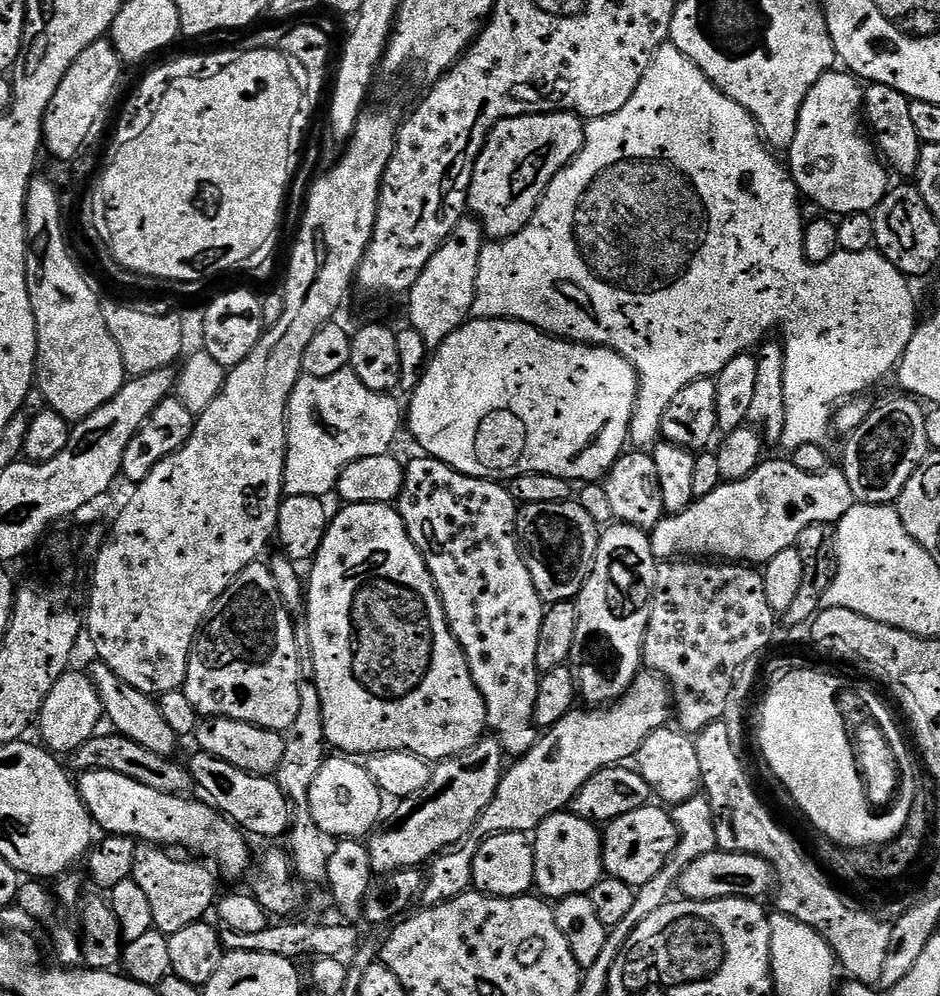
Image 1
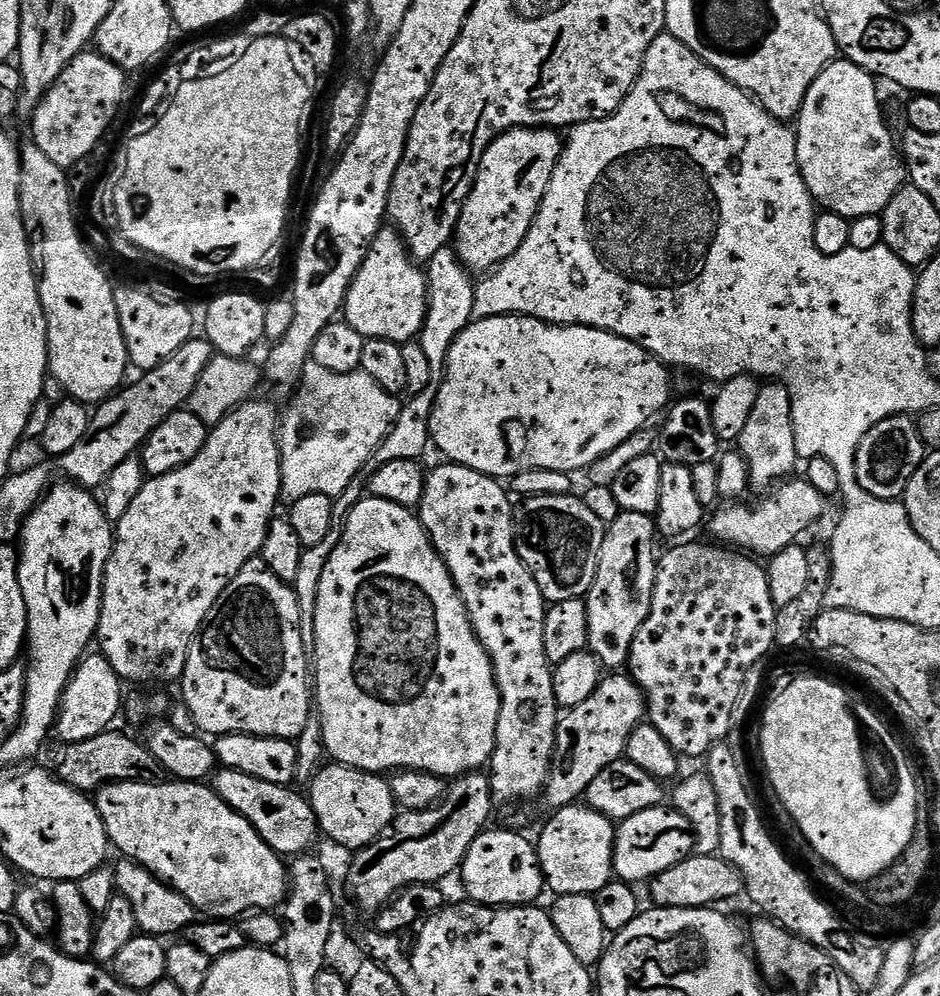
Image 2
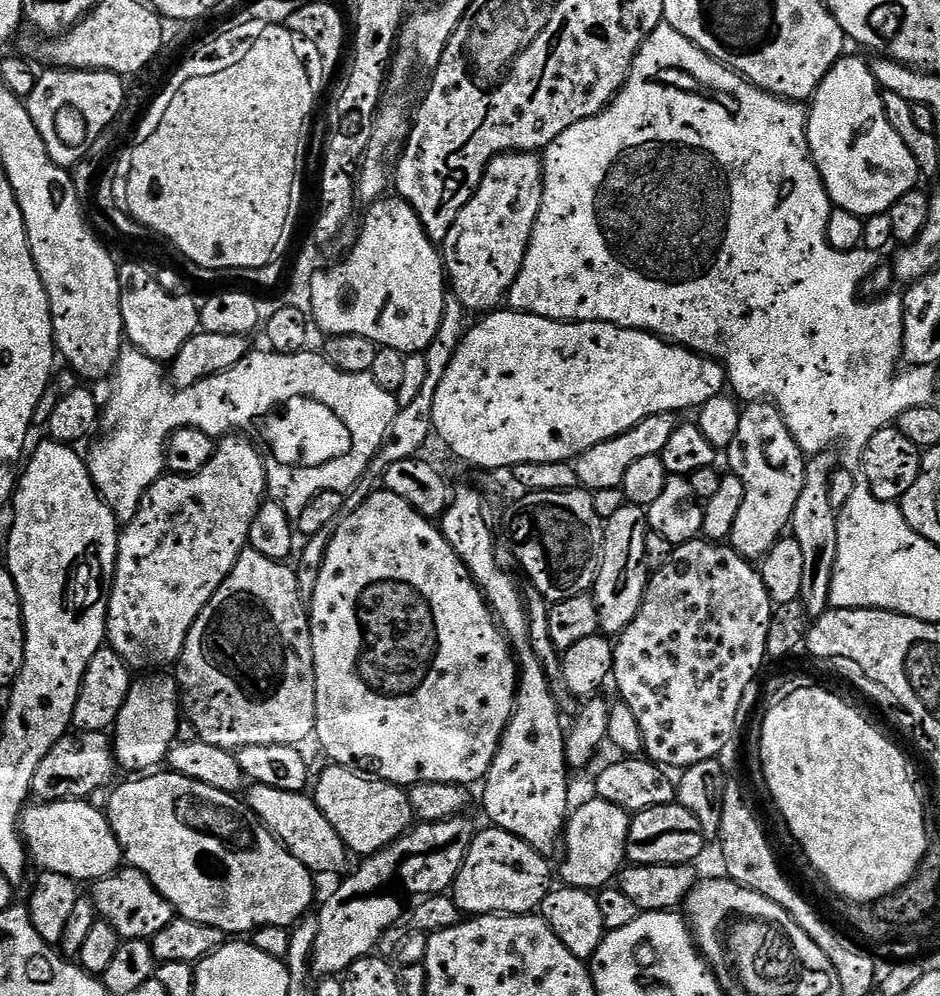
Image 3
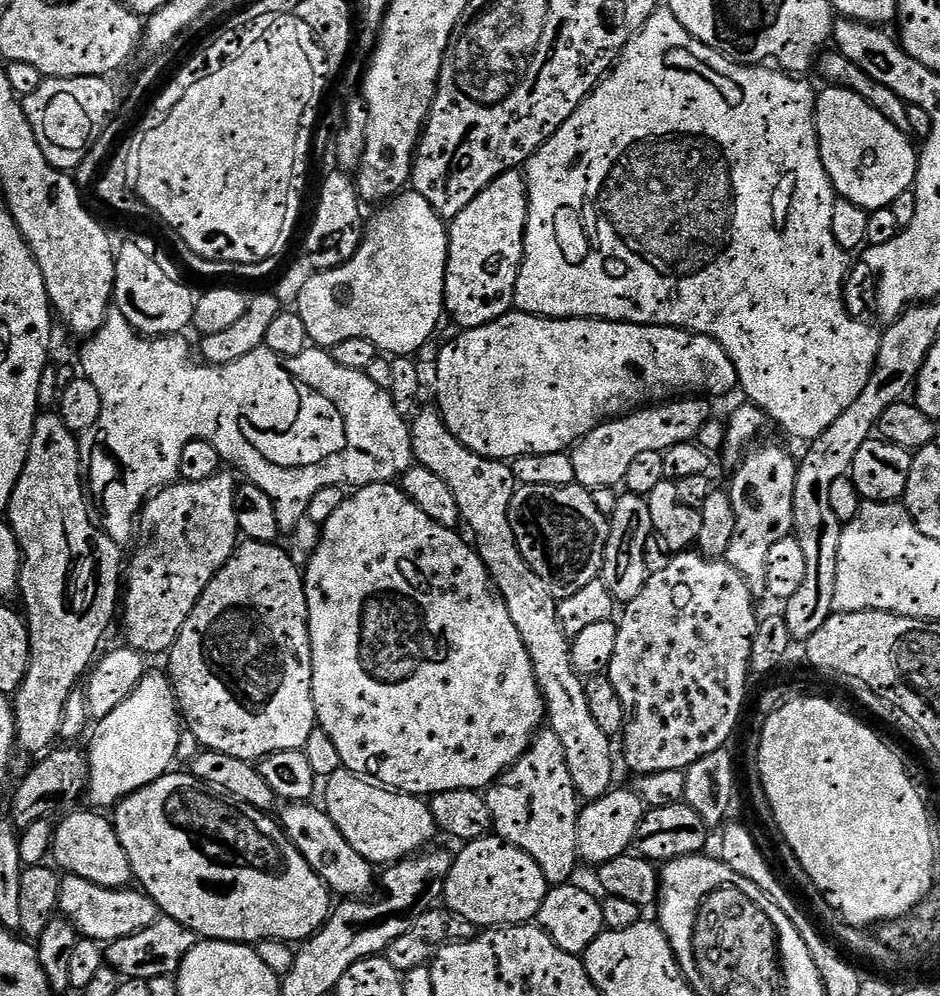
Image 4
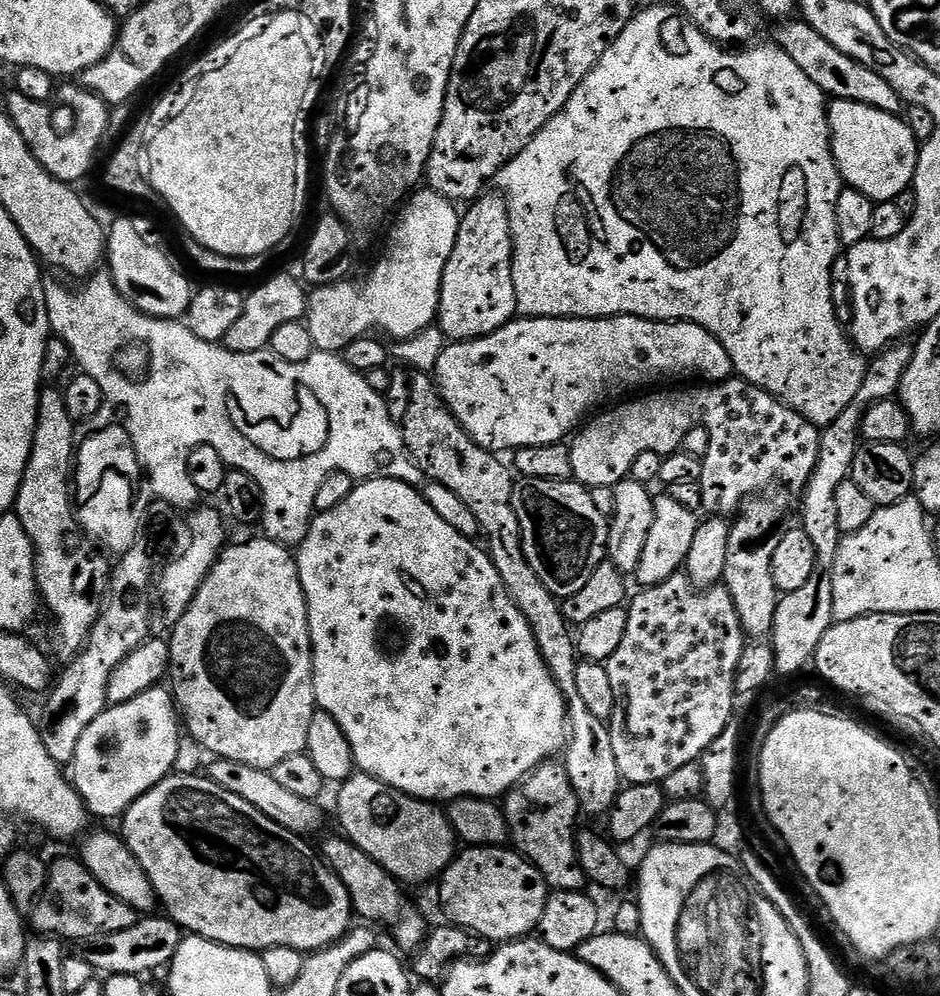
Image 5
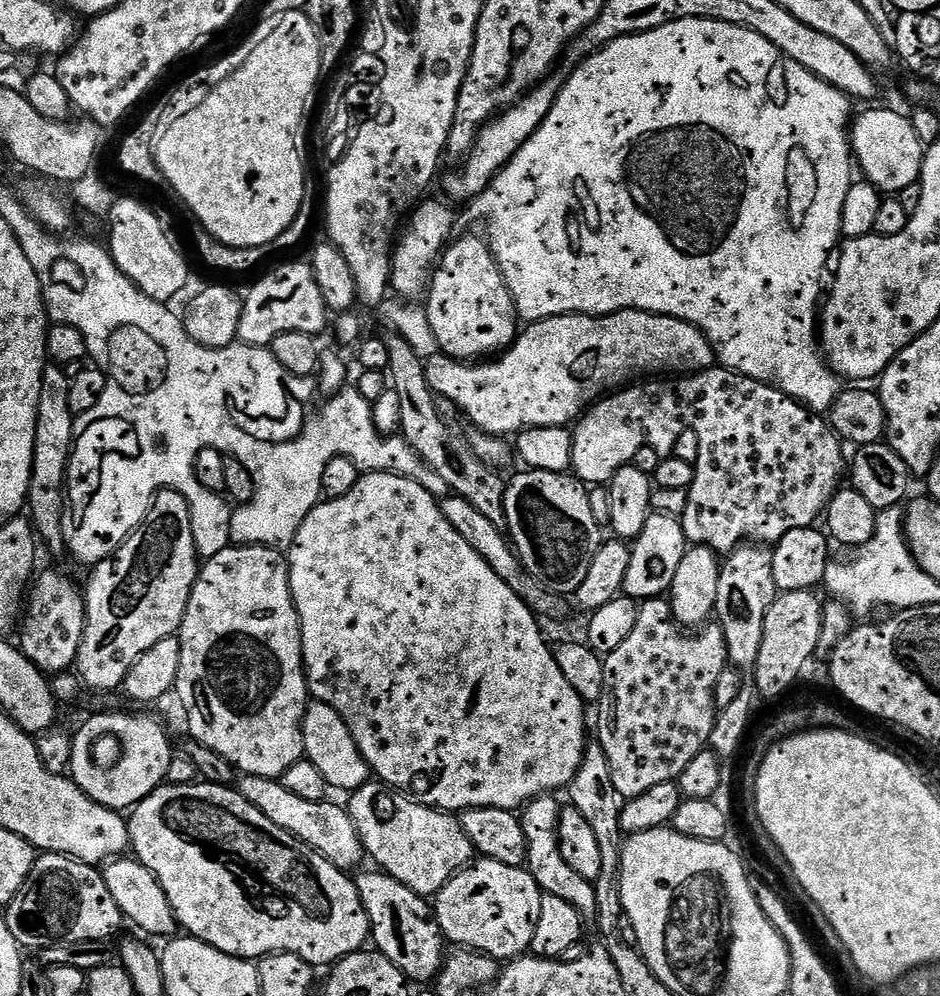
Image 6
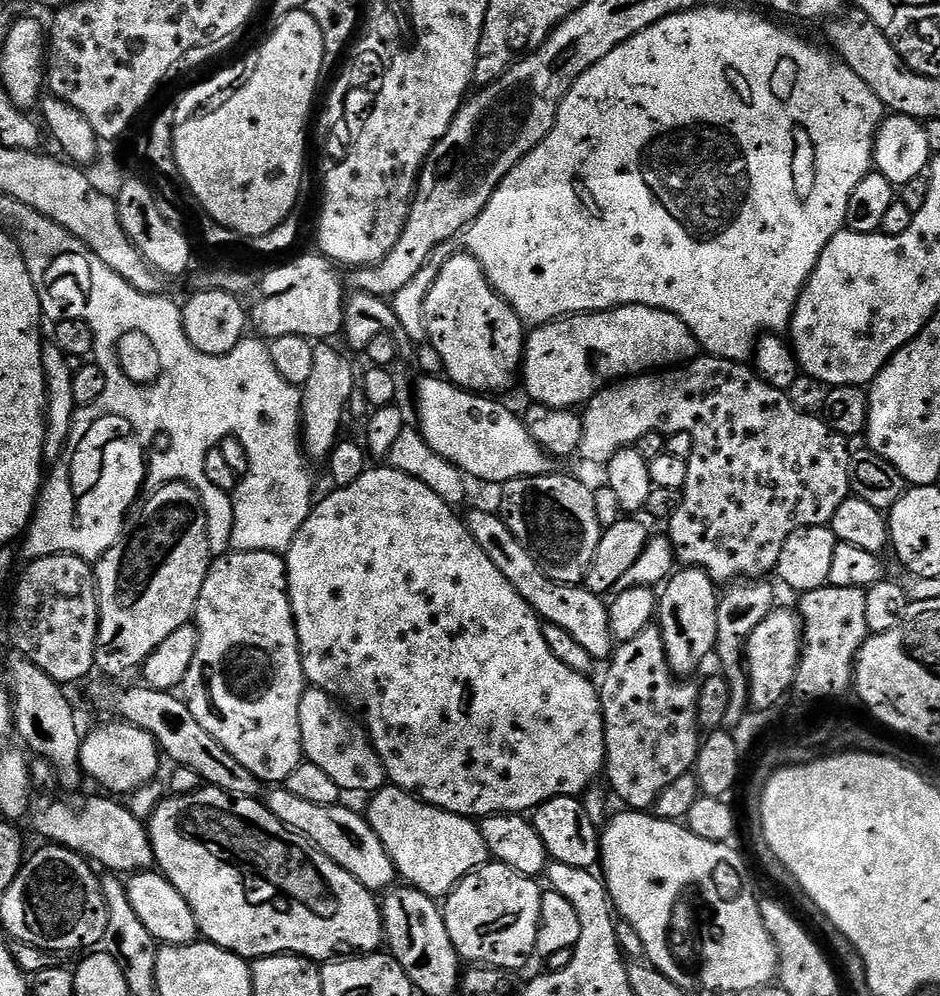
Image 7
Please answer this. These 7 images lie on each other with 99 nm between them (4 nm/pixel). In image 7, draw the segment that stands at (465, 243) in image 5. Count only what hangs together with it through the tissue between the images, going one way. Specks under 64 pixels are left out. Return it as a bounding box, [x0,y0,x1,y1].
[422,250,526,394]

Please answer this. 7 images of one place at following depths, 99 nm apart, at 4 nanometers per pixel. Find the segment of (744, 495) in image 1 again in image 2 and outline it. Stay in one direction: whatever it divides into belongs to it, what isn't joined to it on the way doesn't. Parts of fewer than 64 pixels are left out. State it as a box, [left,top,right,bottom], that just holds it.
[712,478,827,558]

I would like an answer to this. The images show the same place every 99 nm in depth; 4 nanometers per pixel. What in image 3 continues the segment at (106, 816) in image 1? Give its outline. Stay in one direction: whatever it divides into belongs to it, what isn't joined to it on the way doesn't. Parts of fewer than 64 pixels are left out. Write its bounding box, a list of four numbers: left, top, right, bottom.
[106,770,314,934]

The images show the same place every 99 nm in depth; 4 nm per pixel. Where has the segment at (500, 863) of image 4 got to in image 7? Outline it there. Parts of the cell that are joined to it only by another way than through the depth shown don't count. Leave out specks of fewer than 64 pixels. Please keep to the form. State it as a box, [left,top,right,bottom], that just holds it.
[442,862,542,970]

